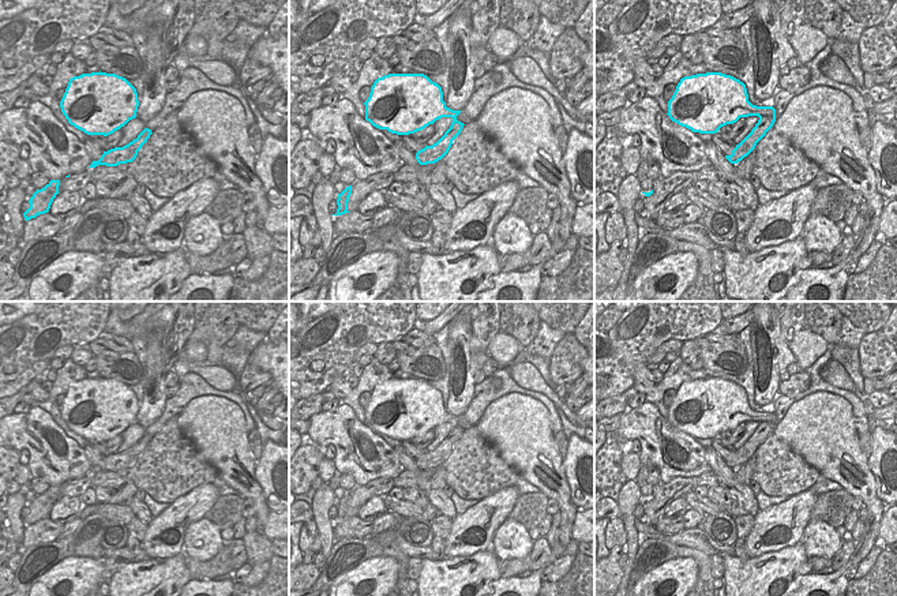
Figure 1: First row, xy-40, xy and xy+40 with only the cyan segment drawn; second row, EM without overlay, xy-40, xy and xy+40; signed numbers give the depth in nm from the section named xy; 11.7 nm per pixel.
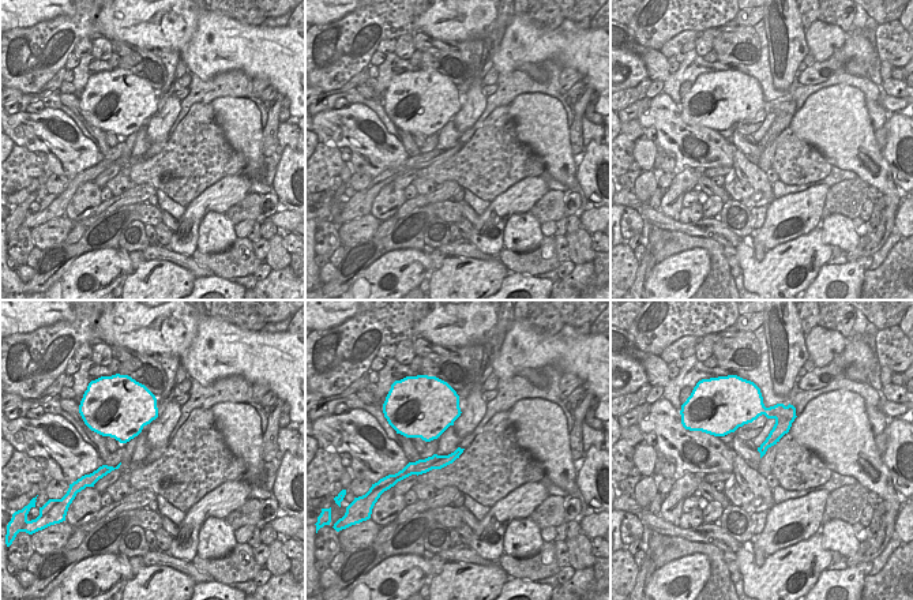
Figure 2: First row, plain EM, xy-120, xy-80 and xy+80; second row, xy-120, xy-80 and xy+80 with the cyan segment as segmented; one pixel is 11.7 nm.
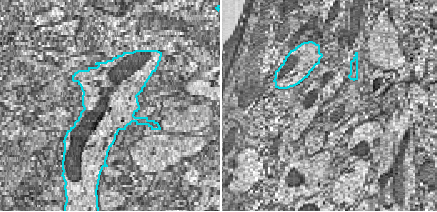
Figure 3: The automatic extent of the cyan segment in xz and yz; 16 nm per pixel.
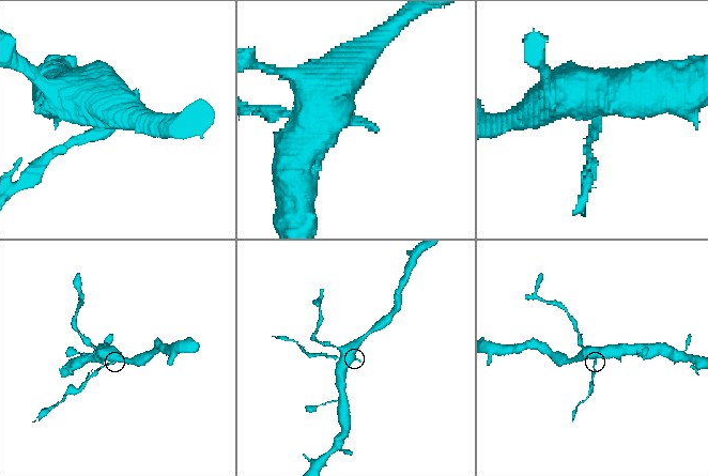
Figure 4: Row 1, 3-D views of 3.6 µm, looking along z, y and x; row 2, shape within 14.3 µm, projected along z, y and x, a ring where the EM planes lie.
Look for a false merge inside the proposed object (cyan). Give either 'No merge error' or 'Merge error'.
Merge error.

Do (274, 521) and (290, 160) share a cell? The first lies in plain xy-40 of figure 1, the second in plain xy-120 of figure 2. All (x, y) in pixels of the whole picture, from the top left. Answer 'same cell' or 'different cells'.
different cells

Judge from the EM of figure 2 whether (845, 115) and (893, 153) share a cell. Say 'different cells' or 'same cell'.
different cells

